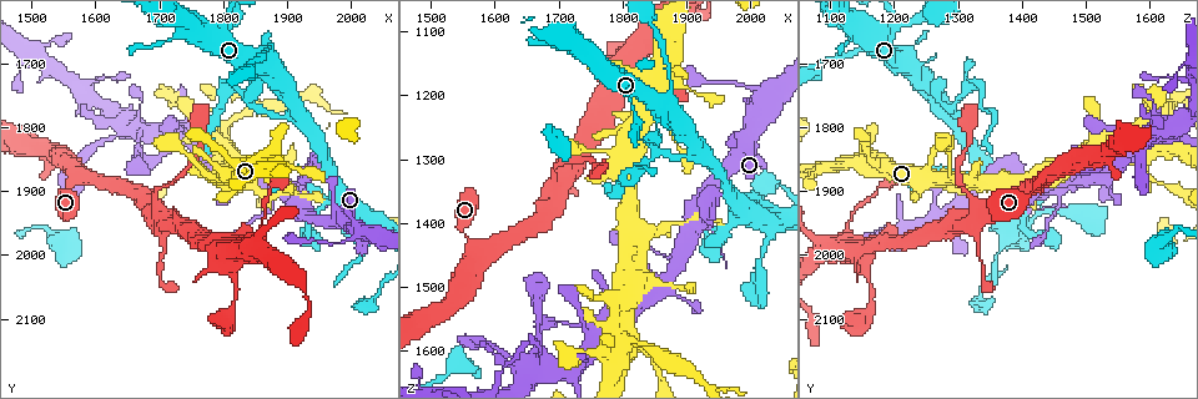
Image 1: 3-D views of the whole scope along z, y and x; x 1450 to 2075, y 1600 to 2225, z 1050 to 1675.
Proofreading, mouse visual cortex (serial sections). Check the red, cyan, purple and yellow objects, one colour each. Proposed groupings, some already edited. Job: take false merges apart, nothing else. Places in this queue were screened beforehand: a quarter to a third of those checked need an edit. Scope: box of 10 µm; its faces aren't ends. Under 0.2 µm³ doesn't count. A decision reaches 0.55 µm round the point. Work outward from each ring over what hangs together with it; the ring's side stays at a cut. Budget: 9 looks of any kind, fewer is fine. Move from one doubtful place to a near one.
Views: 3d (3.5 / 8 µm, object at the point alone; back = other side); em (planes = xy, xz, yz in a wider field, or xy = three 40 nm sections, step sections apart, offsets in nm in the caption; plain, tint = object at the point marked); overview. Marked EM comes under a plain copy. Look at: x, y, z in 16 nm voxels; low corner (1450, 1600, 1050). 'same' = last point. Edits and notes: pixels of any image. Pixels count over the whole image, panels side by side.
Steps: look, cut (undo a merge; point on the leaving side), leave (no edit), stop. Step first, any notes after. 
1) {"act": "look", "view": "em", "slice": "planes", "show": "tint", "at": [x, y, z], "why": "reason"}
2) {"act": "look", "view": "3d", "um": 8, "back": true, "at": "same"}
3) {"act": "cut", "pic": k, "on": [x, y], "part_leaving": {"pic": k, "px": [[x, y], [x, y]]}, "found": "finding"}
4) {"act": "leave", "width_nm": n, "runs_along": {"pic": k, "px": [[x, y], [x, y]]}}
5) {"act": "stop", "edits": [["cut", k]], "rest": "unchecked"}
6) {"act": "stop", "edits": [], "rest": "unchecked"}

{"act": "look", "view": "3d", "um": 3.5, "at": [1850, 1770, 1600], "why": "sudden change in width"}

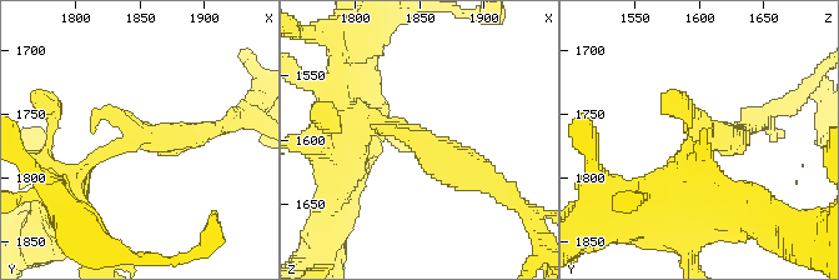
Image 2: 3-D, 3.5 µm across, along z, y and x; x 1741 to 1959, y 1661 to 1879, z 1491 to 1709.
{"act": "look", "view": "em", "slice": "xy", "step": 2, "show": "tint", "at": [1850, 1768, 1600]}

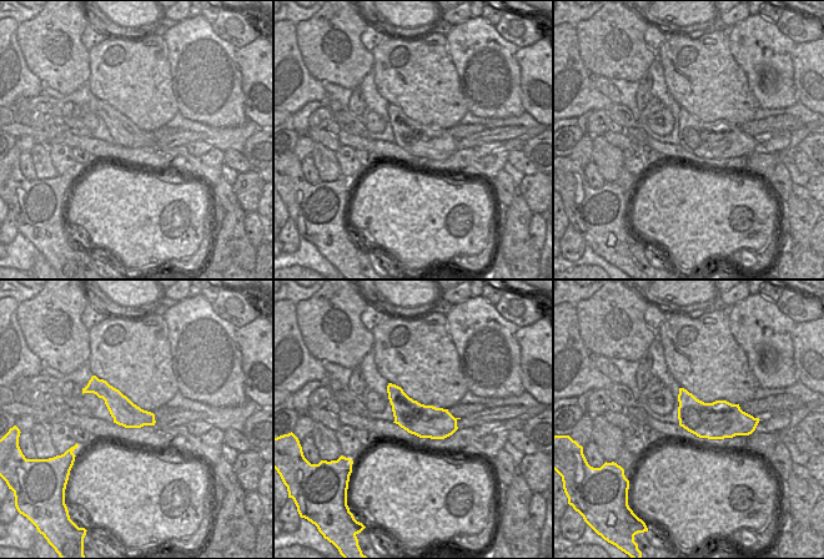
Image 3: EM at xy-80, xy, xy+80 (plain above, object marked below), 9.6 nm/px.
{"act": "cut", "pic": 2, "on": [431, 168], "part_leaving": {"pic": 2, "px": [[412, 135], [512, 199]]}, "found": "a second cell is stuck on"}

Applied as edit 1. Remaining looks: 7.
{"act": "look", "view": "overview"}

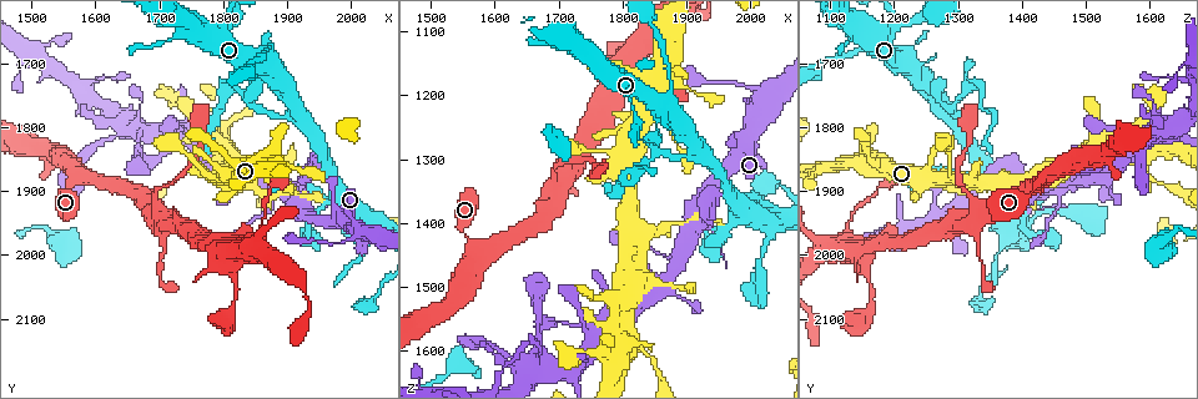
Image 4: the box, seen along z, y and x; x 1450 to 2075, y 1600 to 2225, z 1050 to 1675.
{"act": "look", "view": "3d", "um": 3.5, "back": true, "at": [1565, 1870, 1430], "why": "thin neck"}

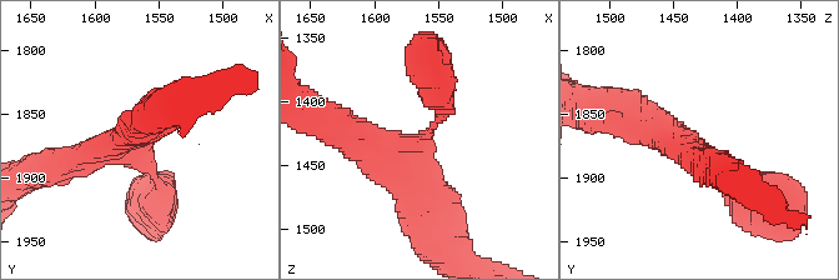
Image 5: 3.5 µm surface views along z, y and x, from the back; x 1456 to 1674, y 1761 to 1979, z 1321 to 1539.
{"act": "look", "view": "em", "slice": "xy", "step": 5, "show": "tint", "at": [1570, 1872, 1432], "arms": 3, "arm_widths_nm": [300, 350, 450]}

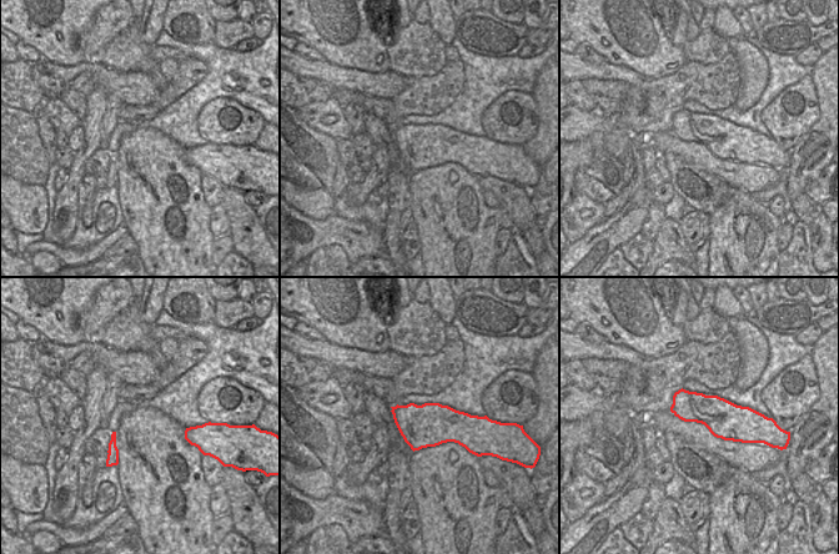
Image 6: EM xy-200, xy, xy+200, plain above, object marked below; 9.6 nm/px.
{"act": "leave", "runs_along": {"pic": 5, "px": [[157, 199], [135, 145], [58, 164]]}, "found": "one cell here"}

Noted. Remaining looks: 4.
{"act": "look", "view": "3d", "um": 3.5, "at": [1870, 1685, 1210], "why": "abrupt turn"}

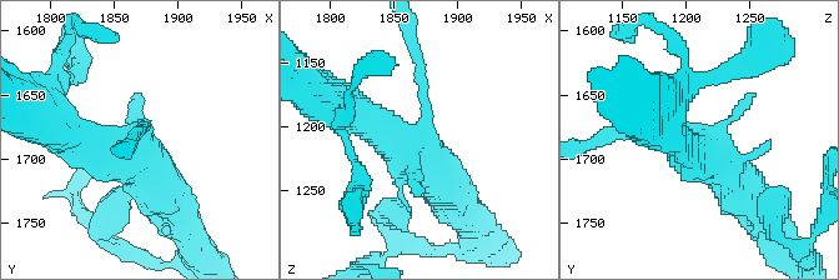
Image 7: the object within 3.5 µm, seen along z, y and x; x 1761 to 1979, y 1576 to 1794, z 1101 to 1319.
{"act": "look", "view": "em", "slice": "xy", "step": 2, "show": "tint", "at": [1868, 1684, 1210]}

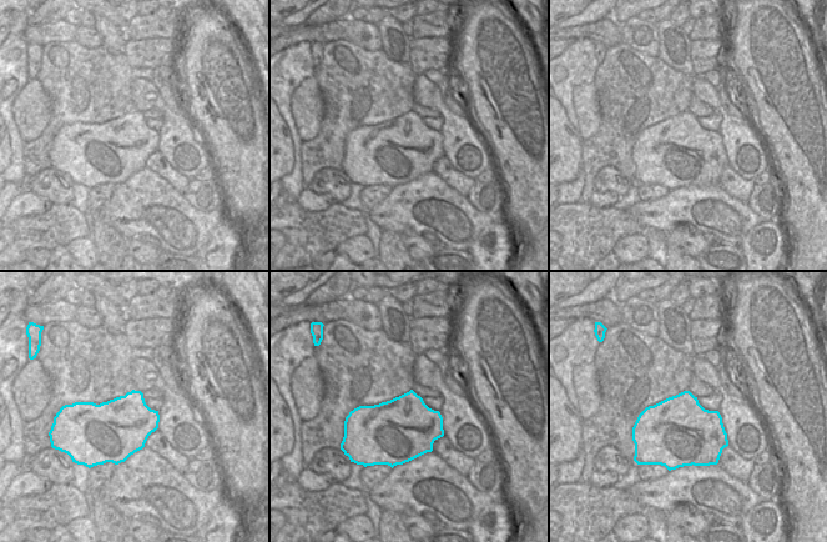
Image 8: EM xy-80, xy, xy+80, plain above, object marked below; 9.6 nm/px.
{"act": "look", "view": "em", "slice": "xy", "step": 1, "show": "tint", "at": "same"}

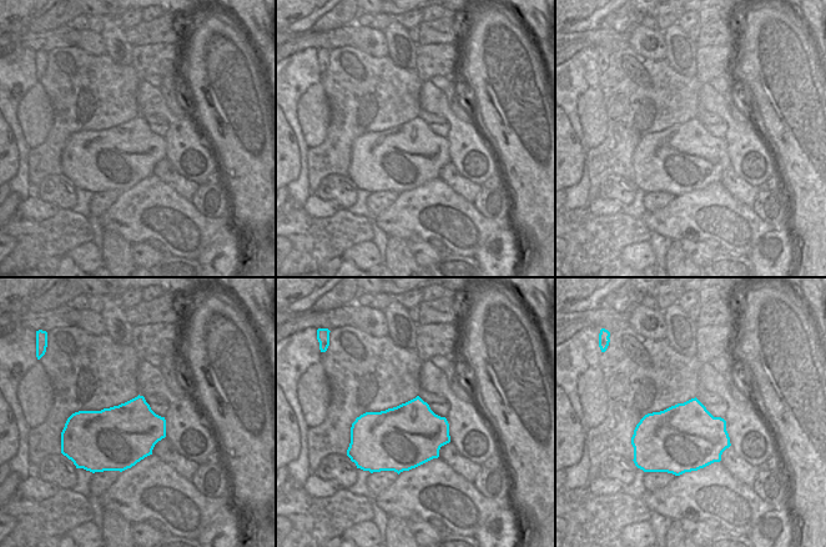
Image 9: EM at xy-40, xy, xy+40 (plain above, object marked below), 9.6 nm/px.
{"act": "leave", "runs_along": {"pic": 7, "px": [[341, 106], [421, 160], [452, 193]]}, "found": "continuous, no second cell"}

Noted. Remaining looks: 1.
{"act": "stop", "edits": [["cut", 2]], "rest": "unchecked"}

